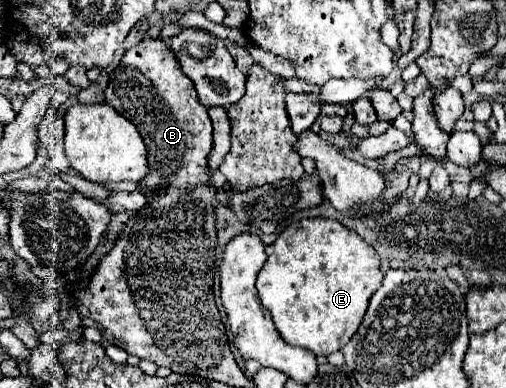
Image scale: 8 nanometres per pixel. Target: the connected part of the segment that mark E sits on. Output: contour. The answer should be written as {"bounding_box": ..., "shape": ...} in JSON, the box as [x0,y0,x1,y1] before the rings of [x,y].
{"bounding_box":[257,218,381,356],"shape":[[[303,218],[289,224],[271,246],[257,290],[287,344],[329,356],[351,340],[381,282],[377,252],[355,232],[345,230],[337,220]]]}

